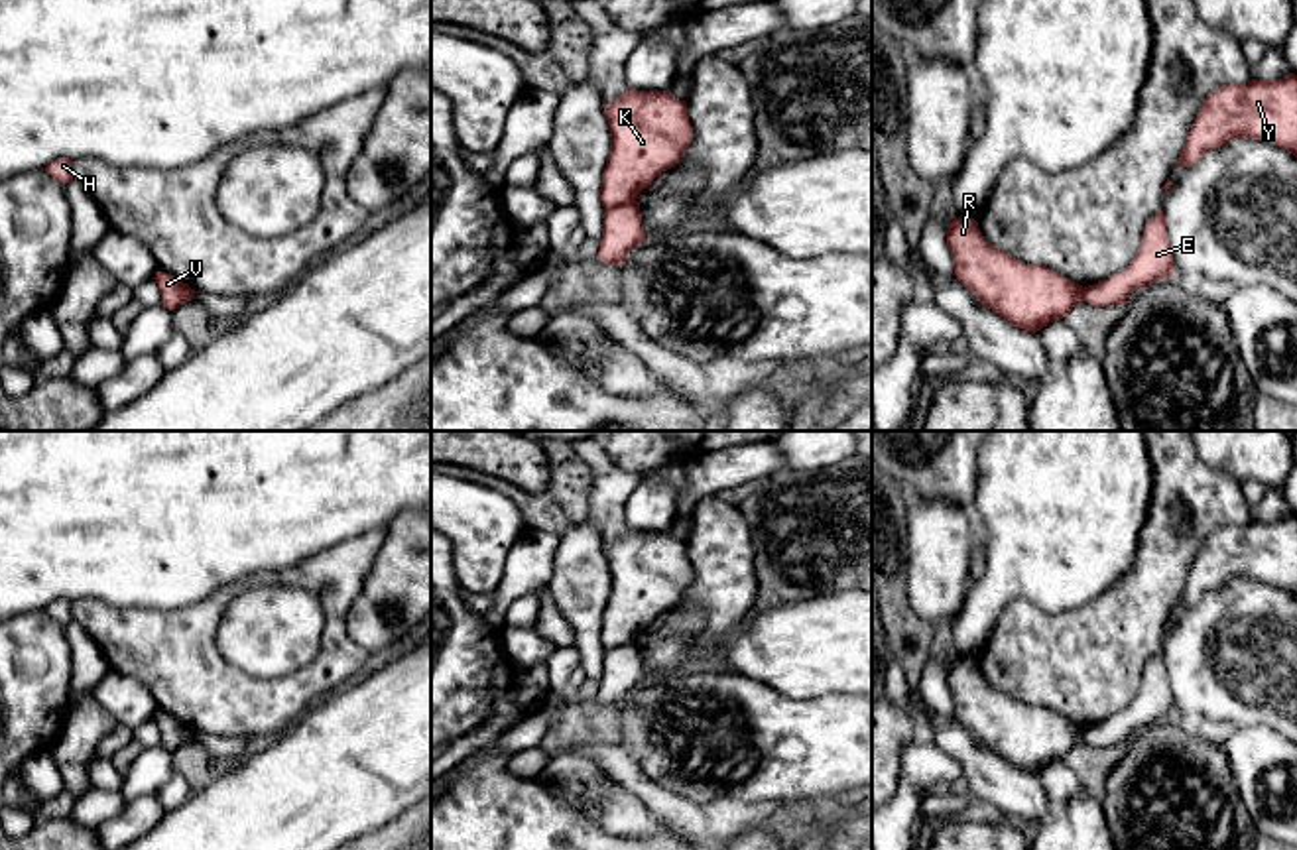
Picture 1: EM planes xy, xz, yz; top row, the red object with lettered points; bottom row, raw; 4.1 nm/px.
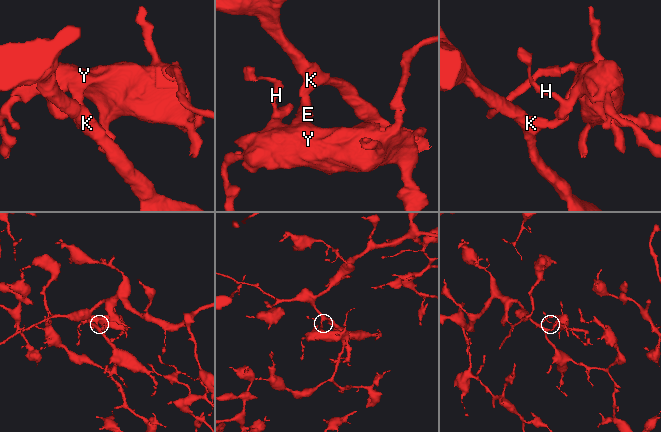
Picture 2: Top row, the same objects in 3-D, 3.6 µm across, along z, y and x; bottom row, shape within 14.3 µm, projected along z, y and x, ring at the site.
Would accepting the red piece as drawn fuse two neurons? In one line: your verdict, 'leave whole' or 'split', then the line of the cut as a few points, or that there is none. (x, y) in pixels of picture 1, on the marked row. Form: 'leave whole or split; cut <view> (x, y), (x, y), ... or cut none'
split; cut xz (634, 199), (607, 211)

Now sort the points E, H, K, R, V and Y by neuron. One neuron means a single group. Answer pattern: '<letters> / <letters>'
E H Y / K R V

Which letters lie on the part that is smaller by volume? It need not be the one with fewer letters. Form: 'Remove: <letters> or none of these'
Remove: E, H, Y

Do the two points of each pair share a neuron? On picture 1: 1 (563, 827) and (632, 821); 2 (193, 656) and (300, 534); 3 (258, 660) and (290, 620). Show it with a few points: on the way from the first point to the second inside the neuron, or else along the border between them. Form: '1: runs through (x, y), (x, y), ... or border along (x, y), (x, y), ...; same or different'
1: border along (561, 797), (573, 799), (605, 829); different
2: border along (309, 555), (300, 563), (260, 571), (223, 587); different
3: runs through (262, 650), (280, 630); same

